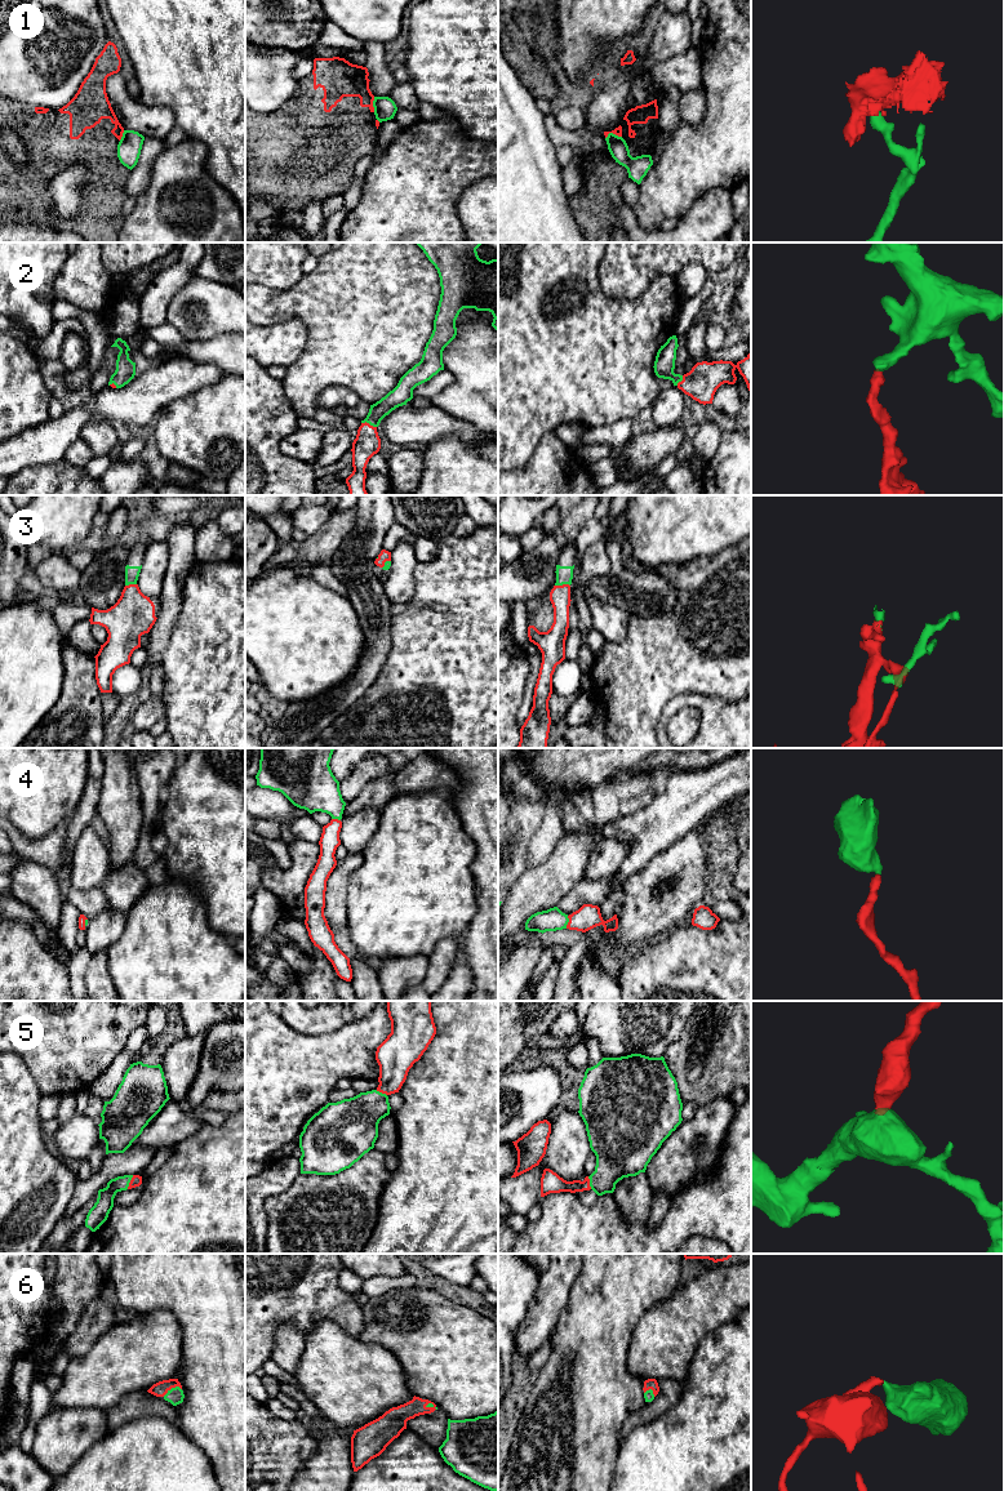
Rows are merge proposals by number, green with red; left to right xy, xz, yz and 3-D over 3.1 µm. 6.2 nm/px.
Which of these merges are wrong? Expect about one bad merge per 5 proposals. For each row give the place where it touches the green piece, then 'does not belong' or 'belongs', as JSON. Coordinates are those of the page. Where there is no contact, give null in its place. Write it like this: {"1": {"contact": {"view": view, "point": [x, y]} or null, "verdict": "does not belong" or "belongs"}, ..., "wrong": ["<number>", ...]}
{"1": {"contact": {"view": "yz", "point": [612, 133]}, "verdict": "does not belong"}, "2": {"contact": {"view": "xz", "point": [369, 423]}, "verdict": "belongs"}, "3": {"contact": {"view": "yz", "point": [562, 584]}, "verdict": "belongs"}, "4": {"contact": {"view": "yz", "point": [568, 921]}, "verdict": "belongs"}, "5": {"contact": {"view": "xy", "point": [129, 1182]}, "verdict": "belongs"}, "6": {"contact": {"view": "xy", "point": [172, 1388]}, "verdict": "belongs"}, "wrong": ["1"]}

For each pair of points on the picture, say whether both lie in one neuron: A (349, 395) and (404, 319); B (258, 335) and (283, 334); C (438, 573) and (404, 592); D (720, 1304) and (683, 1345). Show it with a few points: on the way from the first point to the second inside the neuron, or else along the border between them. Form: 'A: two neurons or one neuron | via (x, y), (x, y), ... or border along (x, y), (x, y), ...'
A: two neurons | border along (320, 391), (331, 386), (343, 386), (361, 400)
B: one neuron | via (265, 335), (276, 334)
C: two neurons | border along (418, 562), (413, 570), (414, 593), (405, 602)
D: one neuron | via (710, 1314), (689, 1335)

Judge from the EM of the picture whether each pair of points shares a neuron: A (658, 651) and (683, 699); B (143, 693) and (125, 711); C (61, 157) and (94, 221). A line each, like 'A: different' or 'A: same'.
A: different
B: same
C: same

